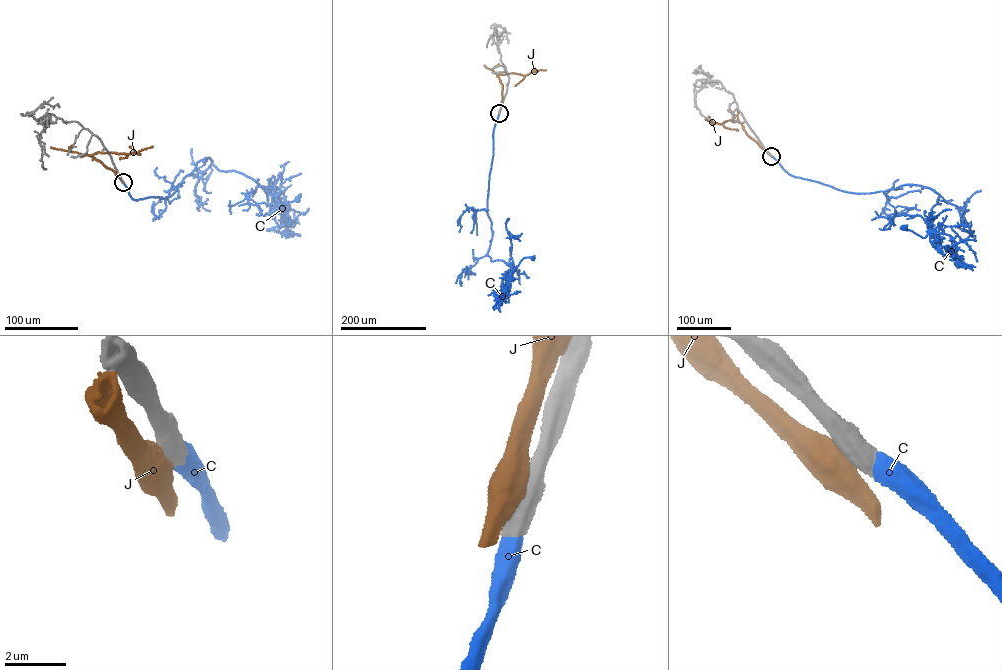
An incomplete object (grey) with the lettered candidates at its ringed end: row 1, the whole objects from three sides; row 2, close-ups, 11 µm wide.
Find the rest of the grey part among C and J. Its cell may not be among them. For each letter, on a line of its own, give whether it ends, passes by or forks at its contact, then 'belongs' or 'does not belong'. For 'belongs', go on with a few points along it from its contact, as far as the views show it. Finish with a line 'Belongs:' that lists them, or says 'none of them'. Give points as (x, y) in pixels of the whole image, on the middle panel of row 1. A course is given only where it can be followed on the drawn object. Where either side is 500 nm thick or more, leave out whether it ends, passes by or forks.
C: belongs | via (499, 113), (493, 132), (487, 203), (492, 238), (486, 254), (514, 270), (524, 258), (532, 258)
J: does not belong
Belongs: C

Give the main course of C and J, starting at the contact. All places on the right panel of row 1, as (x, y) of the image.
C: (771, 156), (790, 175), (848, 192), (911, 184), (934, 190), (940, 204), (931, 209), (926, 236), (905, 227)
J: (771, 155), (748, 136), (738, 121), (721, 124), (705, 119)

